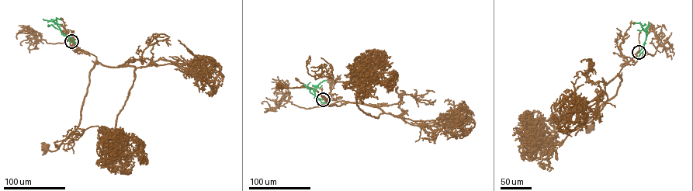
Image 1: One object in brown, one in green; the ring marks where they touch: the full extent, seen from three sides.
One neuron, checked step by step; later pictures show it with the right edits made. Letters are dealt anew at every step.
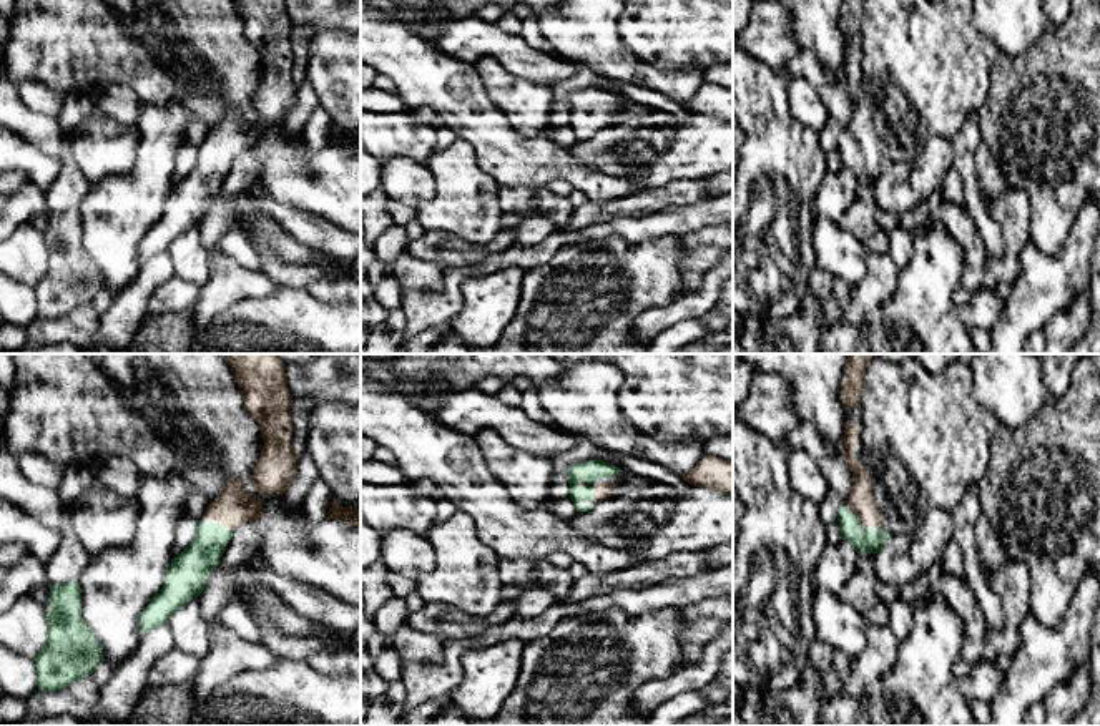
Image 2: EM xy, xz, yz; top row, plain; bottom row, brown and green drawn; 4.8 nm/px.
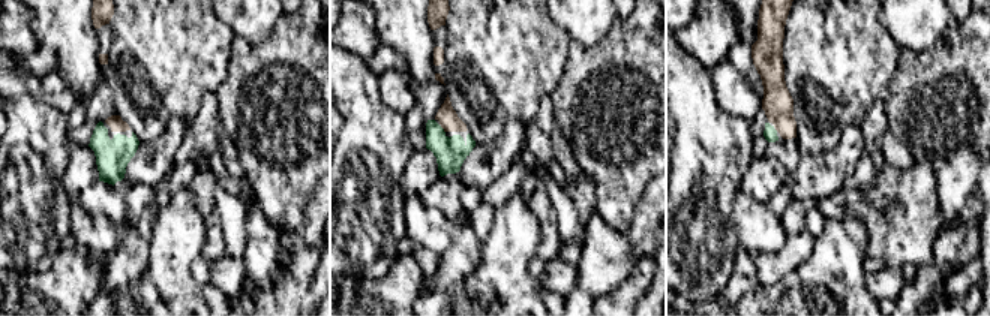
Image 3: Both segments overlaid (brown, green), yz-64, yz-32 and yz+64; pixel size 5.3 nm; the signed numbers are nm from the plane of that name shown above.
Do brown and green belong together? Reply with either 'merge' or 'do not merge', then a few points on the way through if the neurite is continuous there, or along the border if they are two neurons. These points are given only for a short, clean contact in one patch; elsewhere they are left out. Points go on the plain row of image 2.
merge; way yz (861, 128), (856, 143), (854, 156), (869, 168)

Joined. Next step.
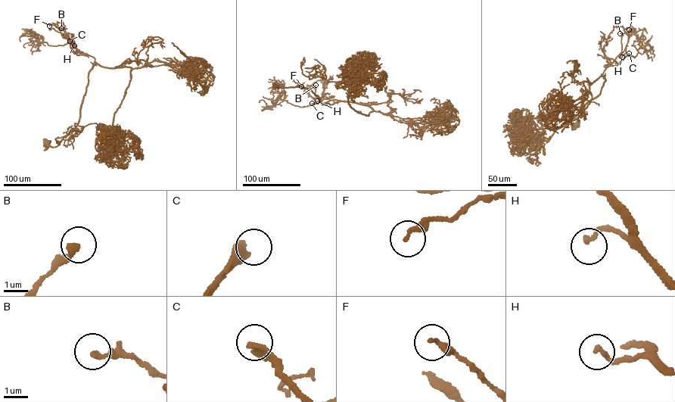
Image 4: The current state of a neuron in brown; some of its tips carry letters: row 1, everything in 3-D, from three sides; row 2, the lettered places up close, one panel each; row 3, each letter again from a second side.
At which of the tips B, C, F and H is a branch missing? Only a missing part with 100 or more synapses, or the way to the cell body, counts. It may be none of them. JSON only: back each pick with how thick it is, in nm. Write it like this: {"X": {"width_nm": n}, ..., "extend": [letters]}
{"C": {"width_nm": 400}, "extend": ["C"]}

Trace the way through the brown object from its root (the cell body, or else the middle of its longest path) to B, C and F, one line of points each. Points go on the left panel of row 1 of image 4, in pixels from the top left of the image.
B: (46, 144), (55, 147), (77, 124), (88, 73), (94, 63), (94, 57), (70, 44), (57, 27), (61, 28)
C: (46, 144), (55, 147), (77, 124), (88, 73), (94, 63), (94, 57), (80, 53), (69, 41)
F: (46, 144), (55, 147), (77, 124), (88, 73), (94, 63), (94, 57), (70, 44), (57, 27), (49, 26)

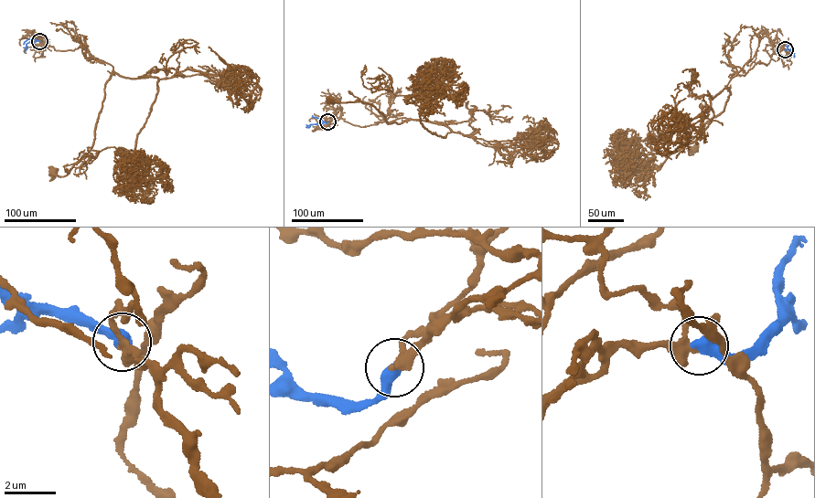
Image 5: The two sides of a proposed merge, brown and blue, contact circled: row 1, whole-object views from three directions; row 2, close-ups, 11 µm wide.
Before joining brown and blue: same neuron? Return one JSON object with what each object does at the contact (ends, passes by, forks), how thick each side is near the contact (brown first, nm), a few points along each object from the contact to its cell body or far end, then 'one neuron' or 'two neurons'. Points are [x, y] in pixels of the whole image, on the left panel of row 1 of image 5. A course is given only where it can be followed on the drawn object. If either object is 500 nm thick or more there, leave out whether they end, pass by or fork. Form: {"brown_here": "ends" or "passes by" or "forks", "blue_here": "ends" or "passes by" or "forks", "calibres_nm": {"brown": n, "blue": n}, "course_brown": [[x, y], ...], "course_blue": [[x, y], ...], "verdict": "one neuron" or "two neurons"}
{"calibres_nm": {"brown": 320, "blue": 550}, "course_brown": [[39, 41], [58, 50], [85, 47], [96, 60], [112, 68], [105, 85], [91, 149], [66, 175], [52, 173]], "course_blue": [[39, 41], [31, 40], [26, 44], [27, 47], [23, 47]], "verdict": "one neuron"}

